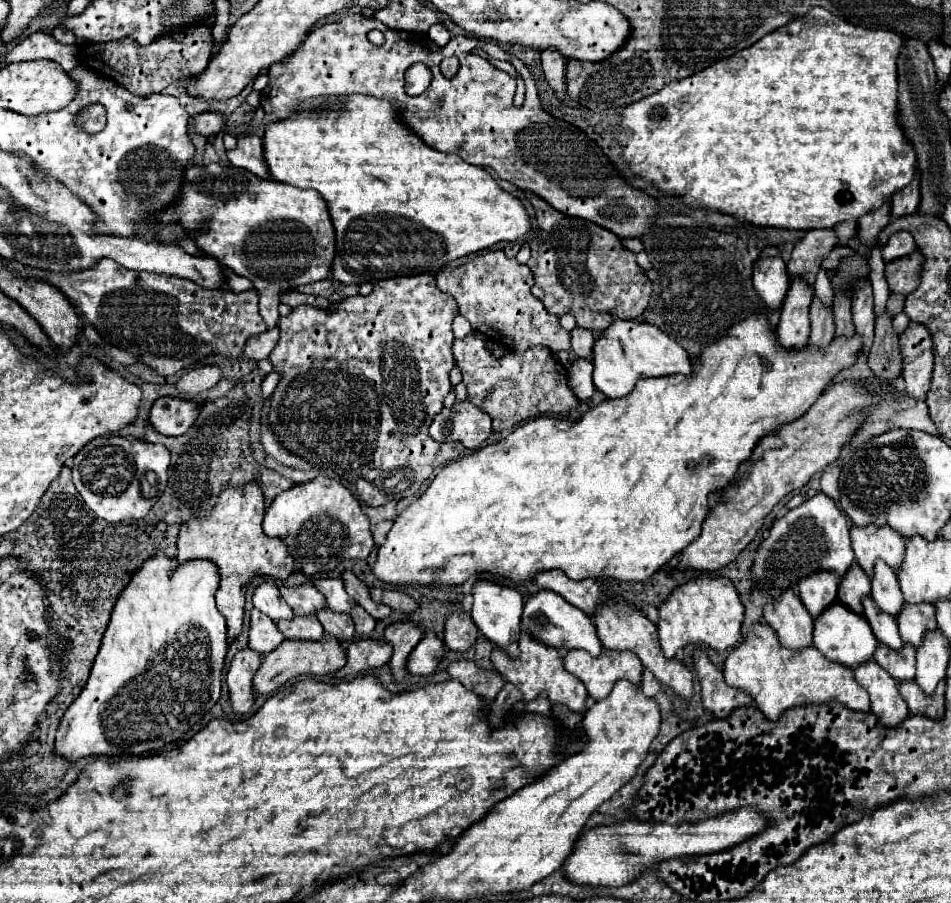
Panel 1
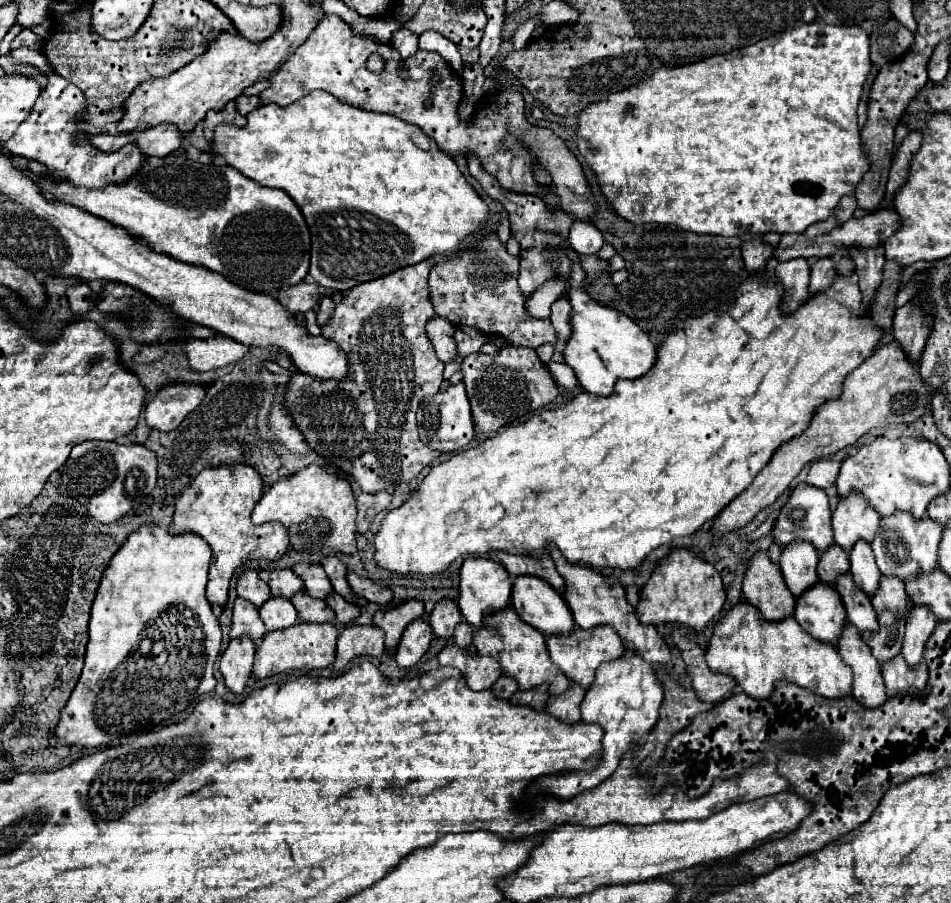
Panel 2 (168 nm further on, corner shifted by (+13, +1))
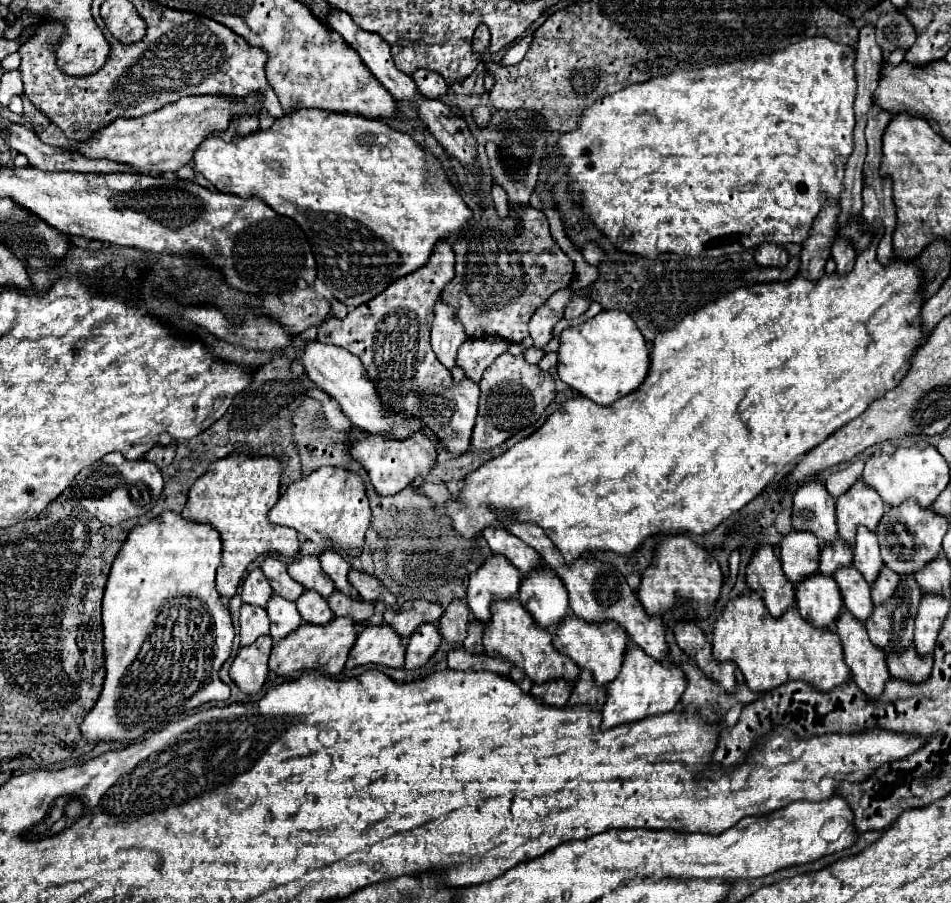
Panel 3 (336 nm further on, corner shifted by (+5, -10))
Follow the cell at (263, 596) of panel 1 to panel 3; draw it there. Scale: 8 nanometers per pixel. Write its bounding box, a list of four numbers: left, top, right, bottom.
[241,569,273,607]

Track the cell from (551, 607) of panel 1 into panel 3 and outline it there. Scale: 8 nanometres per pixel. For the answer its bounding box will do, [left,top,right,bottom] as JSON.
[519,569,569,629]

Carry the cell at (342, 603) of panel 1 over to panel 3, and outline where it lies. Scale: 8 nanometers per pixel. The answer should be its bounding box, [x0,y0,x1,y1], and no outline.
[289,557,335,599]

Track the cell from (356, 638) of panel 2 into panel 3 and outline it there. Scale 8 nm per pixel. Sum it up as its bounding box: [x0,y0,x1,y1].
[347,625,405,669]

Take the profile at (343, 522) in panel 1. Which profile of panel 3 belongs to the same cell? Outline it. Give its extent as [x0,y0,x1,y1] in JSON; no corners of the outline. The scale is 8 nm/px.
[269,467,371,549]

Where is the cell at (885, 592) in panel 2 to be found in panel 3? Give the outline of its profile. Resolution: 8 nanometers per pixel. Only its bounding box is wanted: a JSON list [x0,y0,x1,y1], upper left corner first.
[871,567,899,605]

